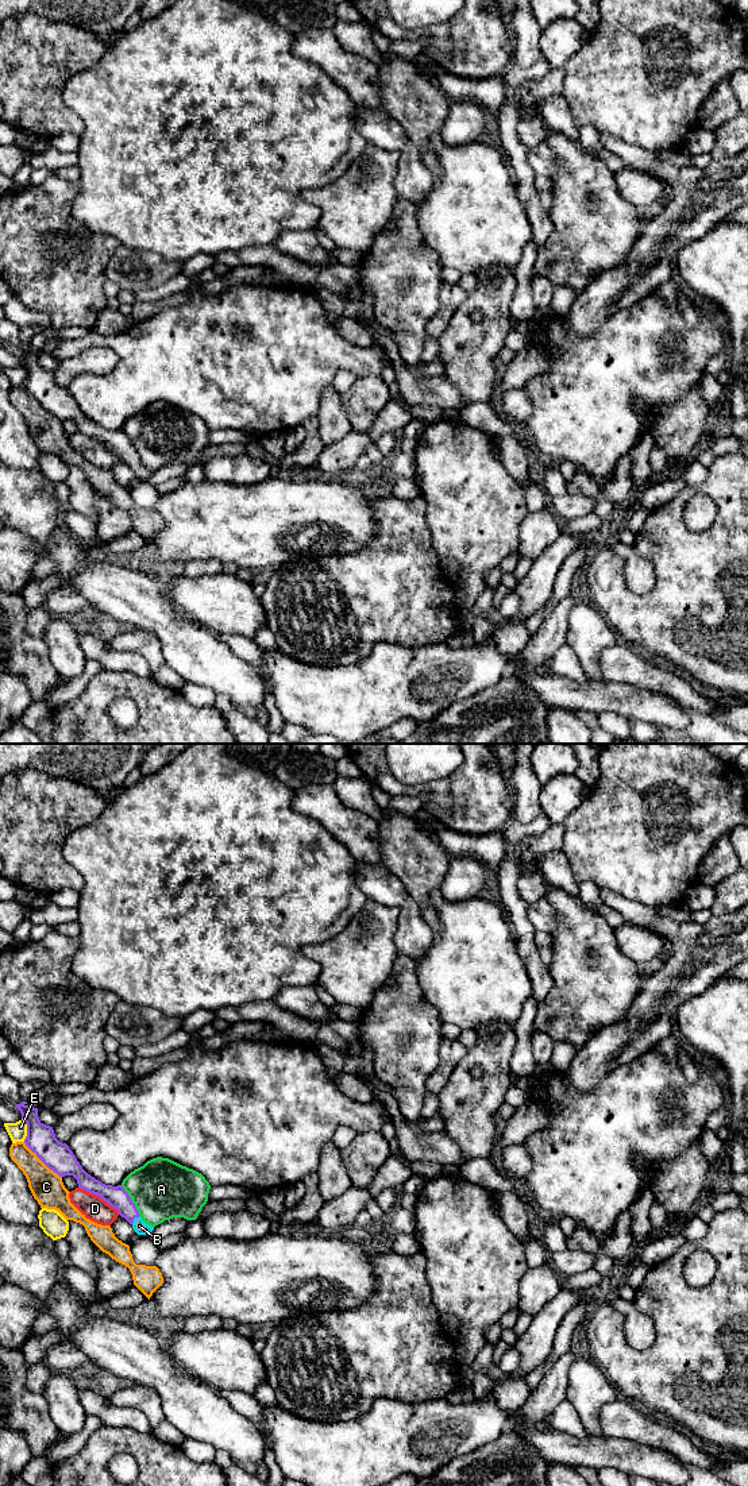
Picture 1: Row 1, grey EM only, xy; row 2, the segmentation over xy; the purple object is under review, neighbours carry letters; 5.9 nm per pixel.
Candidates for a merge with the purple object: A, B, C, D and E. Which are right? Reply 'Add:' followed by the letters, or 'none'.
Add: B

